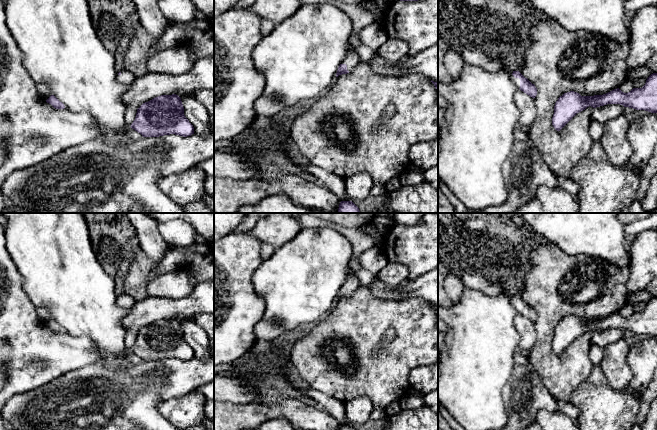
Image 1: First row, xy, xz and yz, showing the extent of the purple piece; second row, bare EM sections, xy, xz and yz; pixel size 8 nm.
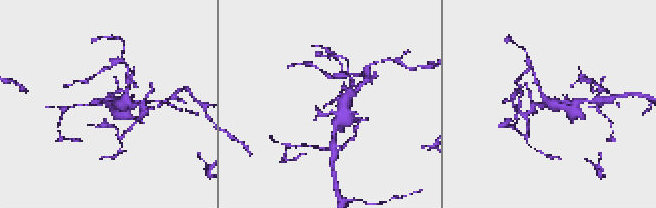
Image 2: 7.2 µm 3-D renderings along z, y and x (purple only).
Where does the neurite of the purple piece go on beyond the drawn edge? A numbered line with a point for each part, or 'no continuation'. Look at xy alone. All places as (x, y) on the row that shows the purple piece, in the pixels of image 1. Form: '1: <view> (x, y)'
1: xy (126, 77)

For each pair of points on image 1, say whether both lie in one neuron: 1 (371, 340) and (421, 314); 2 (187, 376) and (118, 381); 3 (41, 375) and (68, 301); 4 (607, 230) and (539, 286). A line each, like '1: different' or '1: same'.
1: same
2: same
3: different
4: different

